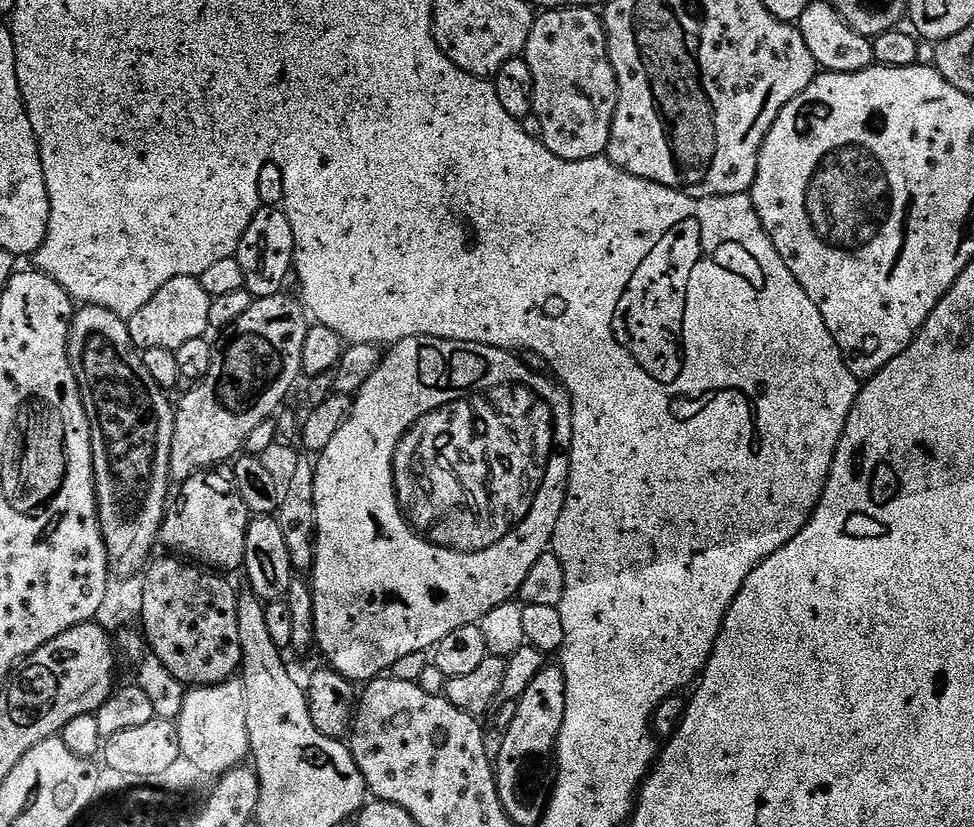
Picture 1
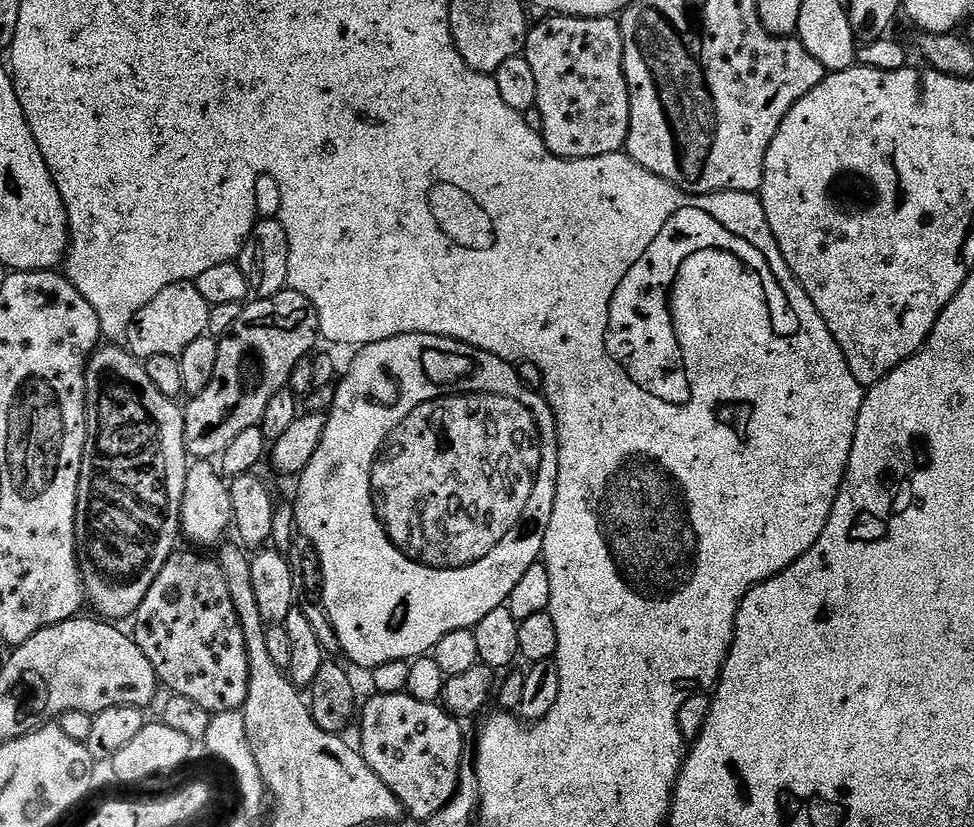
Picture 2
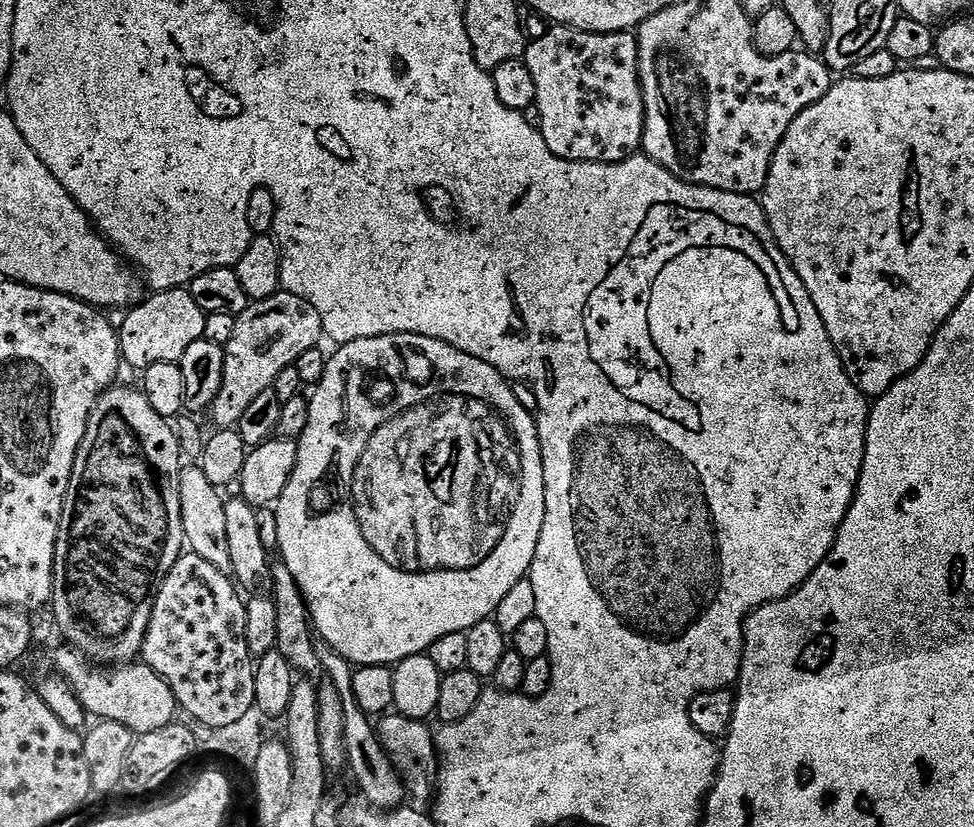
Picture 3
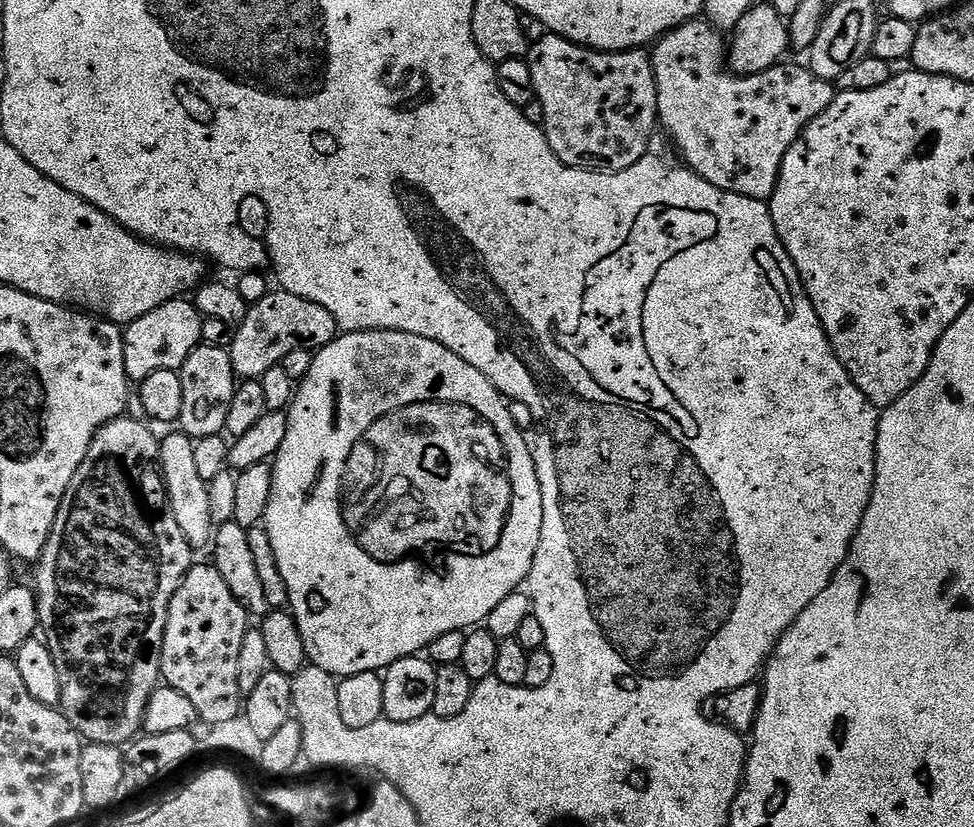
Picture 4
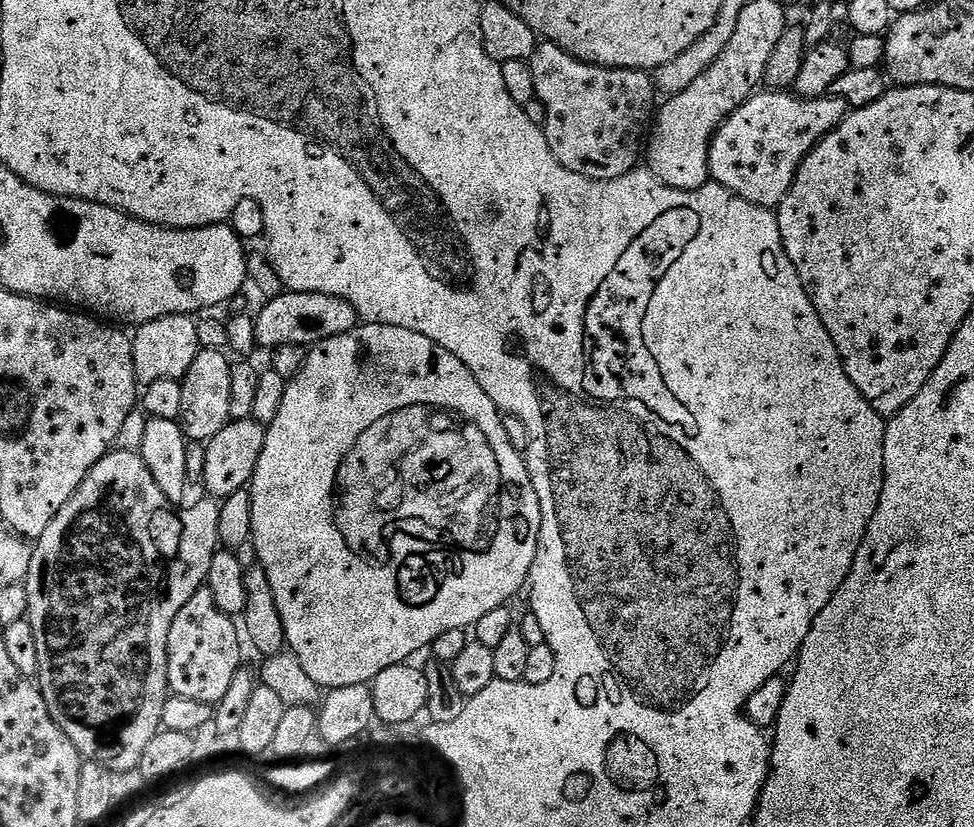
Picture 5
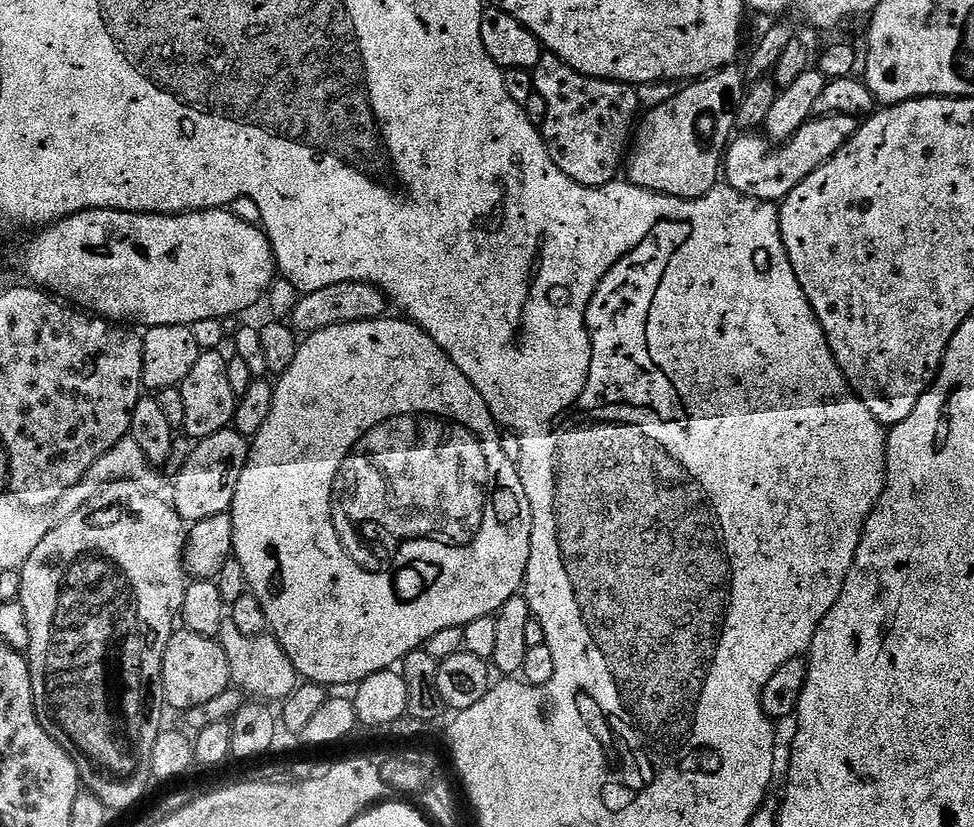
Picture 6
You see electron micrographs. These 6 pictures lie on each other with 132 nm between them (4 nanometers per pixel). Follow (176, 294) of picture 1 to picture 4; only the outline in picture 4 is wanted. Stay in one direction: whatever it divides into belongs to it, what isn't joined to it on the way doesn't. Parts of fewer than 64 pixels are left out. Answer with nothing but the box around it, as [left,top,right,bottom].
[123,299,205,382]

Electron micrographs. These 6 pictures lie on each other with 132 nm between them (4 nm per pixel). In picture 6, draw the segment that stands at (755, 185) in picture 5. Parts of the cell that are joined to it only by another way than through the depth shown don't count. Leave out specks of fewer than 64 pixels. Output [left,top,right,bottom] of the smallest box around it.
[723,116,861,202]

